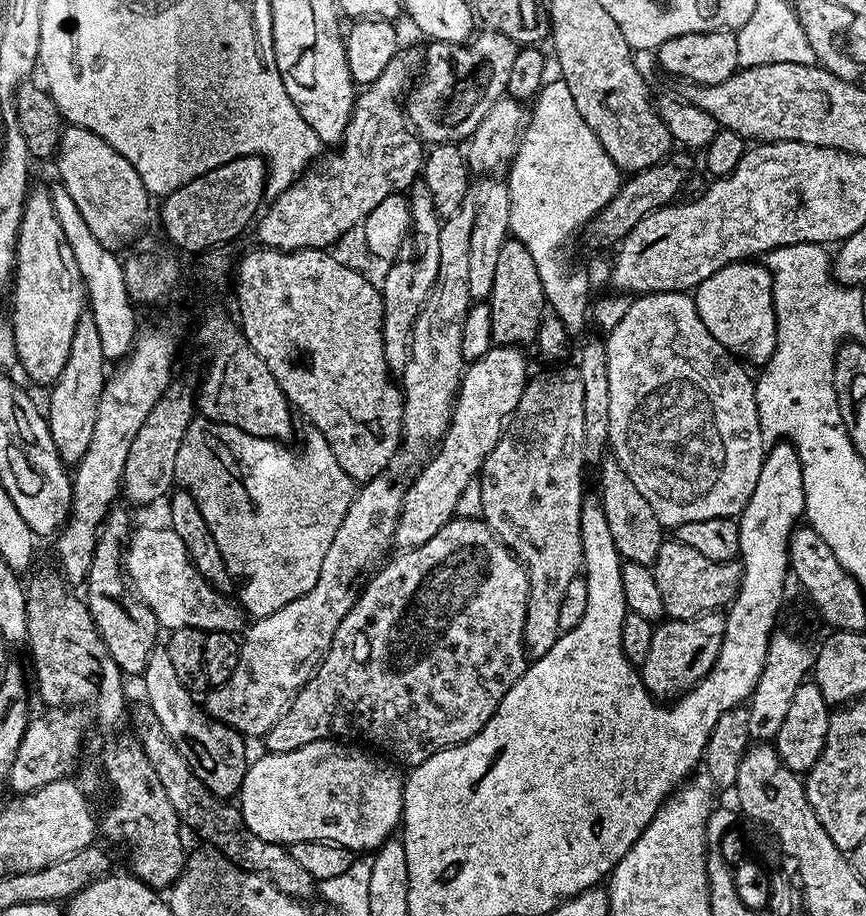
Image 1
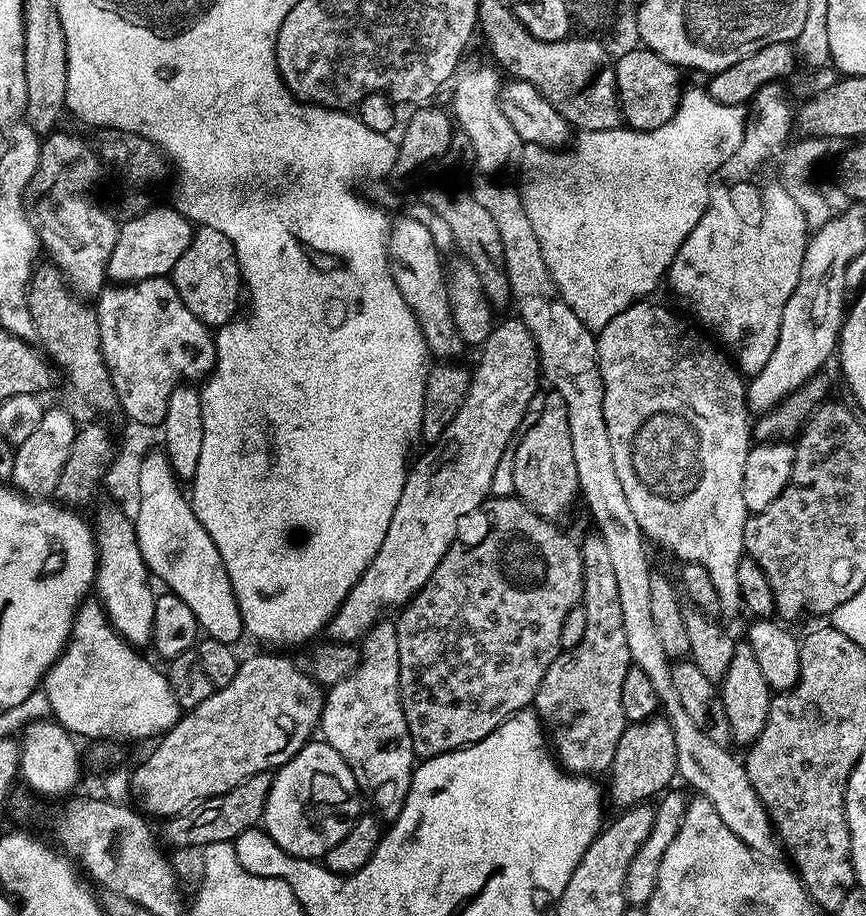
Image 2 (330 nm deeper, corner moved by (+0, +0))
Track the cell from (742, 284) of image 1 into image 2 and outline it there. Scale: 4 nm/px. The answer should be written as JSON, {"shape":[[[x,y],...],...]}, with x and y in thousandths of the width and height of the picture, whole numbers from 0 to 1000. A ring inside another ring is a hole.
{"shape":[[[900,91],[886,92],[873,102],[873,128],[870,131],[867,128],[860,139],[857,159],[852,159],[850,165],[848,180],[851,188],[841,205],[841,218],[819,226],[818,233],[809,238],[792,264],[788,264],[769,302],[770,309],[776,309],[782,325],[844,385],[853,405],[864,413],[874,410],[894,386],[905,335],[912,321],[917,321],[917,312],[921,312],[921,299],[926,295],[926,282],[935,257],[926,213],[931,205],[931,188],[921,178],[916,163],[910,163],[910,147],[915,140],[917,144],[917,118],[910,115],[901,95]]]}

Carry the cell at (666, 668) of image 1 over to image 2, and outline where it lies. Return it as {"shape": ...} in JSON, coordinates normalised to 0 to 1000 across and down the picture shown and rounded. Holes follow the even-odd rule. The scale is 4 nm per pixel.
{"shape":[[[770,785],[737,786],[726,789],[718,806],[714,806],[714,819],[709,819],[709,832],[701,848],[700,869],[706,877],[708,873],[712,878],[712,883],[731,882],[733,878],[761,870],[775,857],[771,855],[776,850],[779,853],[782,847],[778,797]]]}

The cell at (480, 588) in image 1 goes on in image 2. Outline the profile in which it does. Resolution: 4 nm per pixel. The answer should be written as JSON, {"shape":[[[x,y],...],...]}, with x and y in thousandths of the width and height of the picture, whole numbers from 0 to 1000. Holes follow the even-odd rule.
{"shape":[[[590,540],[575,541],[560,546],[554,552],[554,558],[542,563],[532,572],[530,588],[510,609],[510,614],[506,614],[492,640],[484,642],[479,651],[461,665],[462,674],[456,674],[455,677],[460,692],[462,765],[469,779],[469,793],[473,797],[476,817],[485,830],[495,830],[522,821],[525,817],[539,817],[543,812],[550,812],[567,801],[572,795],[580,793],[584,784],[611,772],[618,765],[619,754],[630,731],[635,731],[635,723],[640,723],[640,718],[649,711],[647,693],[649,679],[654,679],[654,670],[658,670],[658,666],[666,663],[674,654],[674,623],[670,608],[670,594],[661,591],[654,582],[645,581],[642,578],[645,575],[639,569],[626,566],[619,559],[613,559],[600,545],[592,544]]]}

